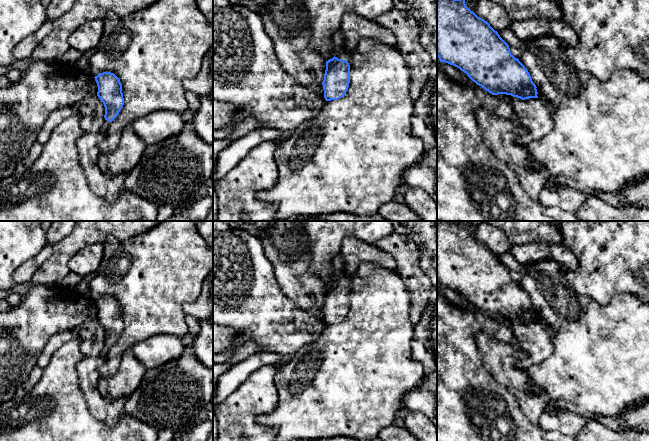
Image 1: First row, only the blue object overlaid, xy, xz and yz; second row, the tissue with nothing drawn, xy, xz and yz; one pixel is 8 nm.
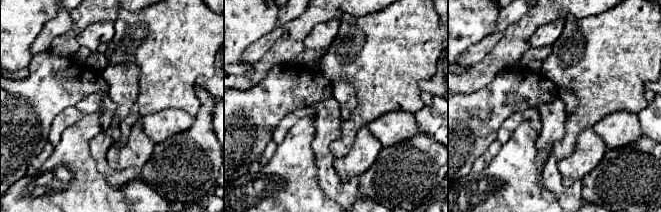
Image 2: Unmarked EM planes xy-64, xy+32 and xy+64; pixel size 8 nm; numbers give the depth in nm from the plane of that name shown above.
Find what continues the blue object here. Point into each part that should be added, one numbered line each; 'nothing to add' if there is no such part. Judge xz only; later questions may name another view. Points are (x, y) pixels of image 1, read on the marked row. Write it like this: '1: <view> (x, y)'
1: xz (337, 41)

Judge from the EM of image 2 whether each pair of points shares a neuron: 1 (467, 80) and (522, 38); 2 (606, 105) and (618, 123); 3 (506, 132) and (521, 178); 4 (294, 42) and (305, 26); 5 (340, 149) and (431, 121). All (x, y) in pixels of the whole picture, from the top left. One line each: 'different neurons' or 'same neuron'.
1: same neuron
2: different neurons
3: different neurons
4: same neuron
5: different neurons

